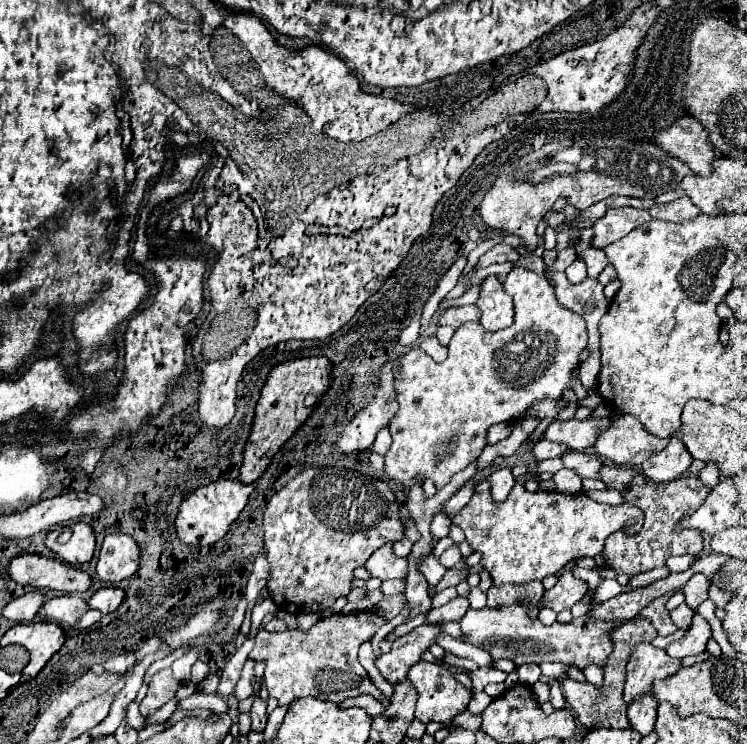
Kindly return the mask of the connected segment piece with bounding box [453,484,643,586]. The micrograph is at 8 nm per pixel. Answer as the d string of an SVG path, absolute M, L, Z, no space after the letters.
M515 484L511 494L503 502L495 502L491 498L491 492L475 492L473 498L459 510L459 514L455 514L453 524L463 528L471 548L483 554L481 564L491 574L493 584L501 586L505 582L521 584L541 580L543 576L559 572L571 560L583 556L599 556L603 552L607 536L611 536L613 532L623 530L625 534L637 534L637 530L643 528L643 512L633 504L609 506L591 500L587 494L569 496L561 492L527 492L523 484Z

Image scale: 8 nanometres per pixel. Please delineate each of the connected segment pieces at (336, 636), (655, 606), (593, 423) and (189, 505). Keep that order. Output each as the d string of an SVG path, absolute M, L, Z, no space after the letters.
M361 612L353 616L333 614L331 618L319 620L307 632L287 630L271 634L267 630L259 630L249 660L265 662L265 684L269 688L269 694L277 698L279 706L287 706L293 700L305 696L339 704L361 694L371 694L383 706L387 706L387 698L375 688L367 670L357 660L359 646L363 642L369 642L385 622L387 618L375 612Z
M667 594L651 600L651 602L635 616L635 618L647 618L661 636L669 636L669 634L673 634L673 632L679 630L679 628L673 624L673 620L671 620L671 616L669 616L669 610L665 608L665 602L667 602Z
M587 418L587 420L555 420L545 430L545 440L563 442L571 450L585 452L595 444L595 438L599 438L599 430L607 426L607 418Z
M219 480L209 486L199 488L195 494L185 498L185 502L181 504L179 516L175 520L179 540L183 540L185 544L193 544L193 546L215 544L227 534L229 526L239 518L241 510L249 502L251 492L253 492L253 484L243 484L239 480Z

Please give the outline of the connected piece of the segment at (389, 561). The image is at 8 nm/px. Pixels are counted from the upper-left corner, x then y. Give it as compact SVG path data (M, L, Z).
M393 544L381 546L373 556L367 560L365 568L371 572L371 576L377 576L381 580L405 580L407 578L407 558L397 558L391 550Z

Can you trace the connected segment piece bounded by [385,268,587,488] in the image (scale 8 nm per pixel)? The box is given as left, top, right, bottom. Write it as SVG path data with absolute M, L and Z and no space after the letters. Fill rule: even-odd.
M513 268L503 286L505 292L515 298L515 322L511 328L501 332L485 332L481 324L461 326L449 344L449 356L445 362L435 362L420 347L405 354L401 378L395 380L399 414L389 426L393 446L385 454L385 474L393 478L397 486L409 488L417 476L425 476L431 478L435 486L443 488L453 474L463 470L483 452L487 446L485 434L493 424L511 420L517 422L525 418L525 412L533 402L543 398L559 400L565 390L573 388L571 374L579 368L579 354L587 346L585 320L579 314L565 310L557 302L553 286L543 274L535 274L525 268ZM513 344L521 344L521 350L515 354Z

